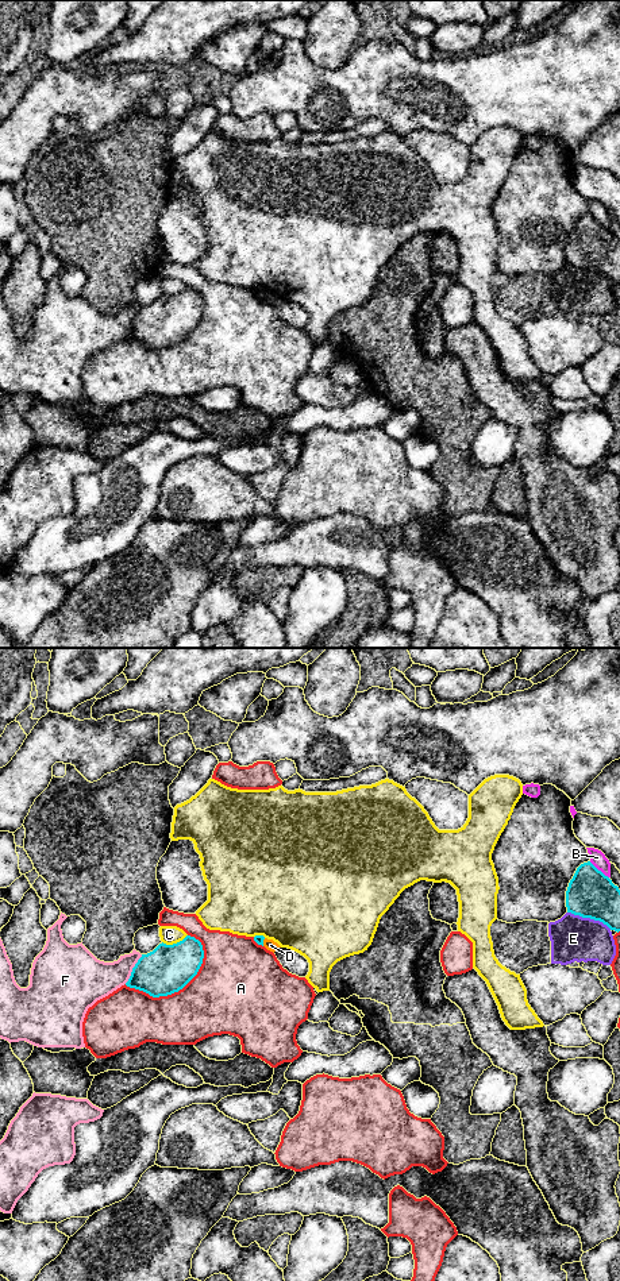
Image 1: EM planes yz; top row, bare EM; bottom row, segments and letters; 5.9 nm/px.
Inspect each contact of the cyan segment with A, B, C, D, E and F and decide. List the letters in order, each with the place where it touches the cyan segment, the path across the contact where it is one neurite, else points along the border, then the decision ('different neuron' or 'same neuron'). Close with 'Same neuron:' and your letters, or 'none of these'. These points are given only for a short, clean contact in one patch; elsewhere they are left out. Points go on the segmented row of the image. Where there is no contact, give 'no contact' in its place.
A: contact yz (176, 991); different neuron
B: contact yz (597, 869); different neuron
C: contact yz (174, 944); different neuron
D: contact yz (262, 942); border yz (265, 938), (262, 945); different neuron
E: contact yz (589, 917); different neuron
F: contact yz (133, 969); different neuron
Same neuron: none of these

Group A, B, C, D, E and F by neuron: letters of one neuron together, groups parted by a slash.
A / B / C / D E / F

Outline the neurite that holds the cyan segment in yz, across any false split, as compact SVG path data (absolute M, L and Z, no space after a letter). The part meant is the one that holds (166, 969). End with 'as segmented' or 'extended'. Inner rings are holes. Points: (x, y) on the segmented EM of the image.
M186 935L173 945L162 942L153 952L142 954L126 985L153 998L172 995L197 975L203 958L203 945L195 937Z | as segmented

